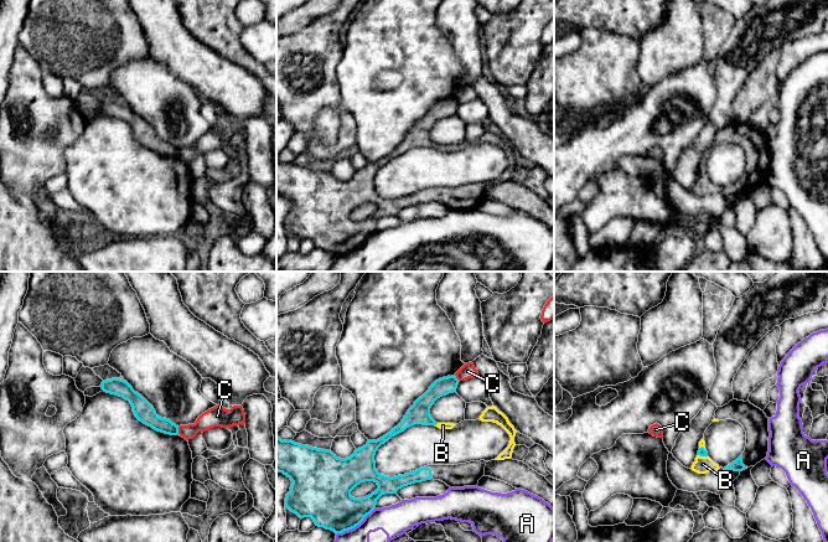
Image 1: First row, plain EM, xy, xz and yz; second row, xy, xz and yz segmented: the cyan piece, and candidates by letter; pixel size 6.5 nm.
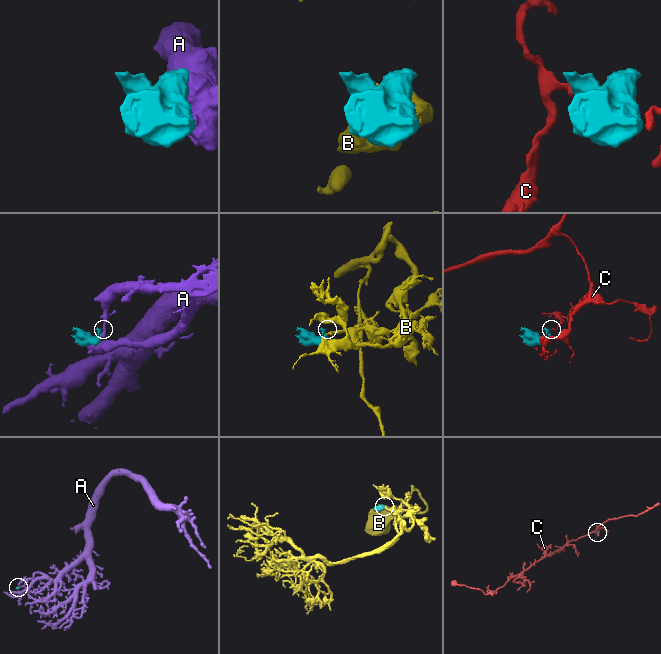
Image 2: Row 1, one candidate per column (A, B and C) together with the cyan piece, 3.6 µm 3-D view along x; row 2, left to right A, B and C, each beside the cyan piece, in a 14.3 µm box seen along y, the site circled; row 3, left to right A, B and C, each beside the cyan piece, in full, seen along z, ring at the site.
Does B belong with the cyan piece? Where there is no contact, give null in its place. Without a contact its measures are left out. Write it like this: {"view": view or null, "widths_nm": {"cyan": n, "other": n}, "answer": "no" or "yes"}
{"view": "yz", "widths_nm": {"cyan": 60, "other": 110}, "answer": "yes"}

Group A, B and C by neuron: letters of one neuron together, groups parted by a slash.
A / B / C

